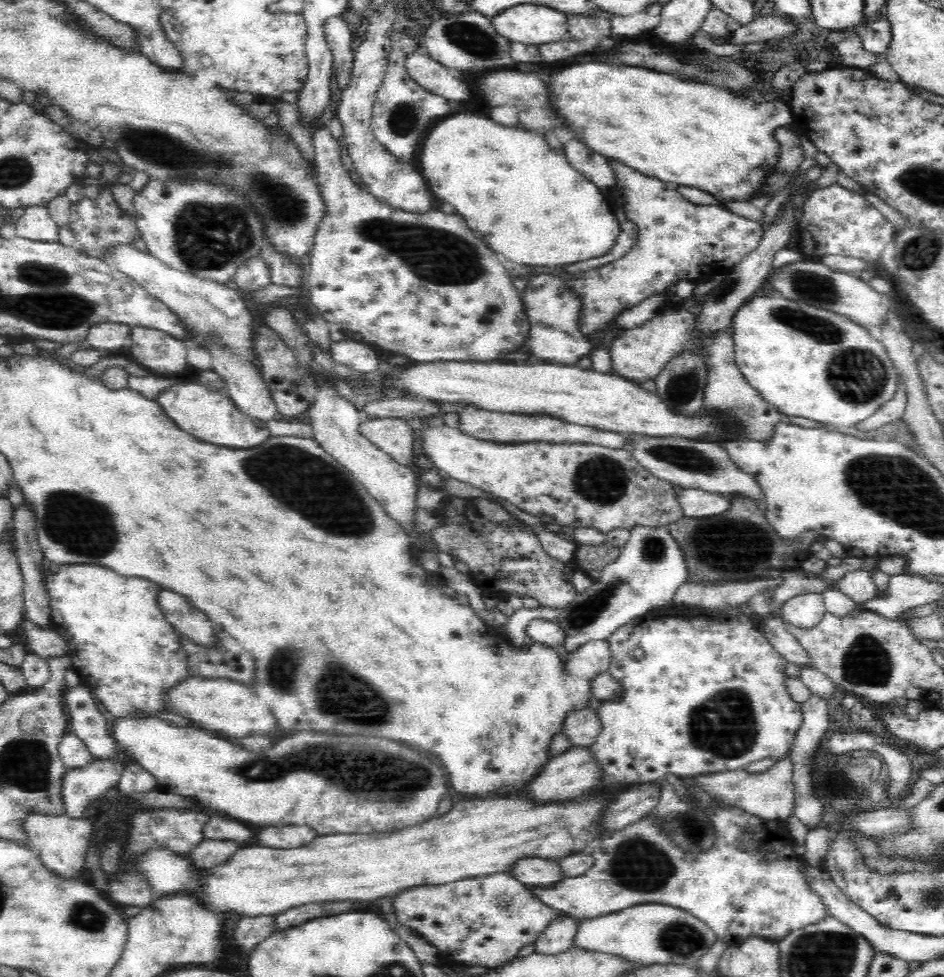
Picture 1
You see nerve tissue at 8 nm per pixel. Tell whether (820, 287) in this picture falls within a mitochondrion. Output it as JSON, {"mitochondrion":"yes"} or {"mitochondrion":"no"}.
{"mitochondrion":"yes"}

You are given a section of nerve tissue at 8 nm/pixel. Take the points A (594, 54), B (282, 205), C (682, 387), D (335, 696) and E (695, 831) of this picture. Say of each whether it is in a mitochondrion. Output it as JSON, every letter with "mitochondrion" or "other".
{"A":"other","B":"mitochondrion","C":"mitochondrion","D":"mitochondrion","E":"mitochondrion"}

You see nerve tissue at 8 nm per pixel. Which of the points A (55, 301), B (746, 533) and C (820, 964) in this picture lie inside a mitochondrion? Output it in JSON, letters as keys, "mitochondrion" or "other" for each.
{"A":"mitochondrion","B":"mitochondrion","C":"mitochondrion"}

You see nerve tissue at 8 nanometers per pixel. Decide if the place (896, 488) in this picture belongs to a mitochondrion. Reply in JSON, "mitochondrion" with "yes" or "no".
{"mitochondrion":"yes"}

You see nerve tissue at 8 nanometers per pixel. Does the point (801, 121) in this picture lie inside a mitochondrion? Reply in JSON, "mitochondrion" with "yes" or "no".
{"mitochondrion":"no"}

